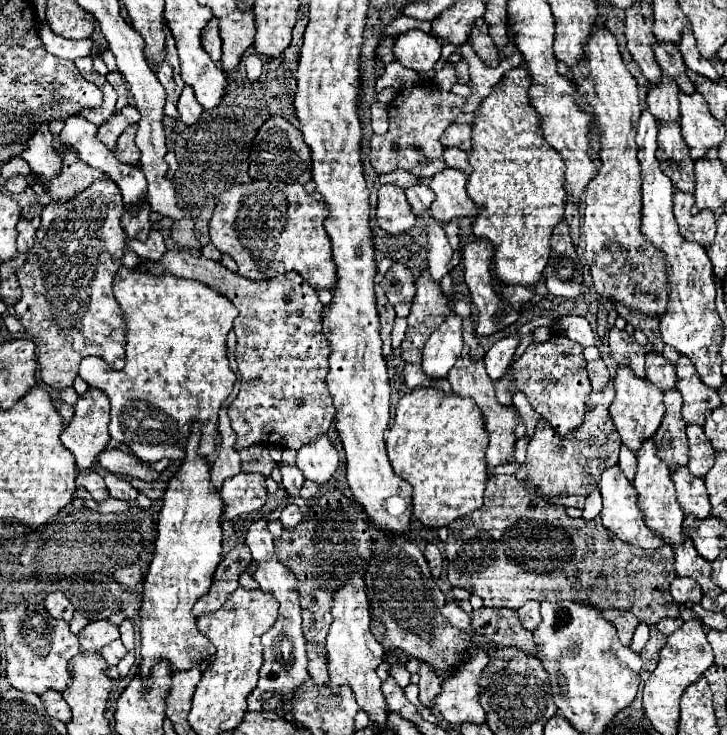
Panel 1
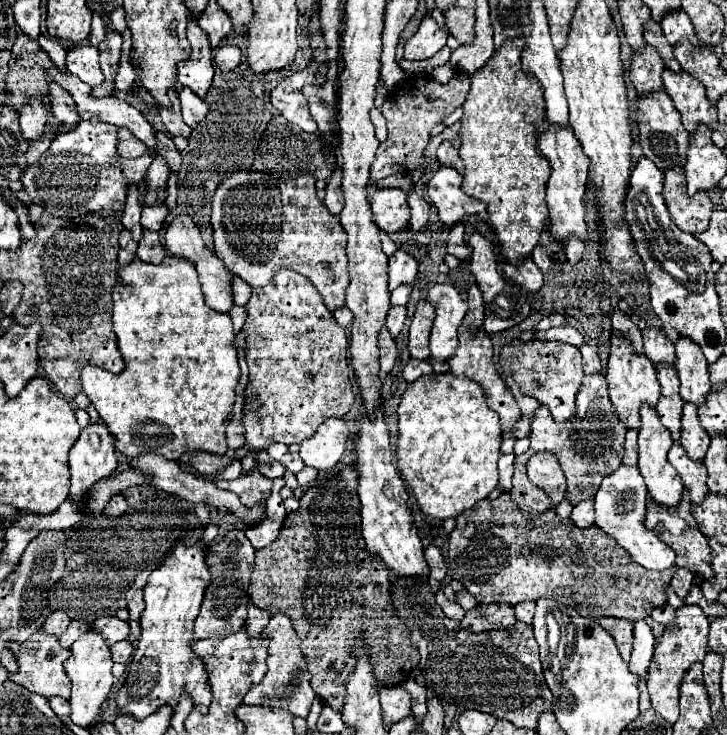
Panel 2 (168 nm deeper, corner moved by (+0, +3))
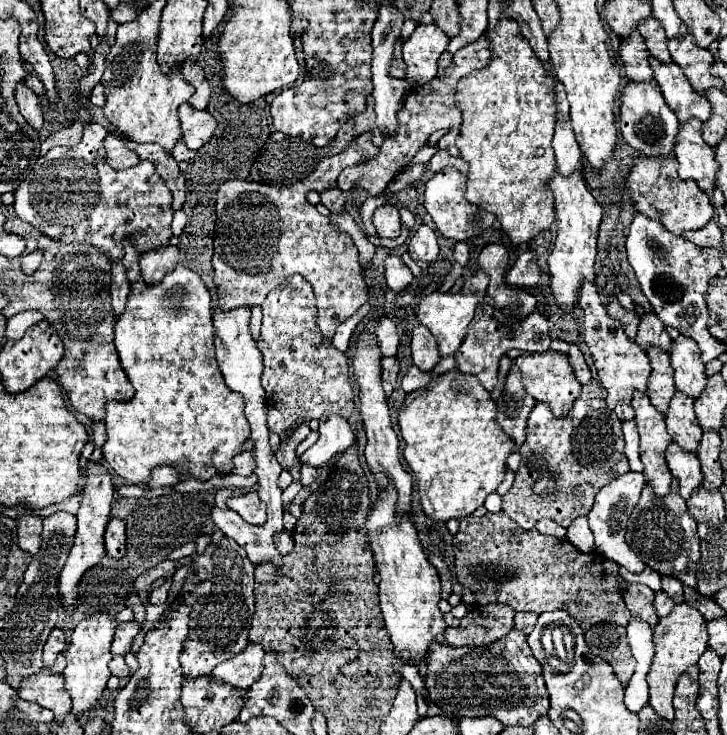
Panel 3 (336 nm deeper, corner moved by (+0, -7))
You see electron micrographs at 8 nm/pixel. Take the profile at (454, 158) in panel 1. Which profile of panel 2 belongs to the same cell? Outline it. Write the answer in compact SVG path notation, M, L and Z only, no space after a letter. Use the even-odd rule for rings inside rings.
M449 140L441 142L441 146L437 148L437 160L439 160L443 166L453 166L457 172L463 172L463 160L459 158L457 148L455 148Z

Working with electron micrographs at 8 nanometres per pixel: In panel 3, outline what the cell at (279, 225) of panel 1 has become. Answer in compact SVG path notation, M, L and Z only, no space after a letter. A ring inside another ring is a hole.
M363 132L345 152L323 158L323 162L295 186L259 186L259 182L241 178L219 184L215 196L217 224L213 268L223 310L241 304L261 304L287 276L301 274L311 282L317 296L317 324L327 340L333 338L335 328L367 302L367 286L359 268L359 252L351 236L331 226L329 218L319 214L305 196L309 190L323 192L327 186L333 186L343 168L355 166L363 158L373 158L377 152L379 146L373 144L373 132Z

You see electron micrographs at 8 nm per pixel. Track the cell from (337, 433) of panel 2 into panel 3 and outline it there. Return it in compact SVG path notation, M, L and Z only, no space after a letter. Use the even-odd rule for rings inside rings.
M325 416L319 424L319 440L307 448L299 460L301 464L323 468L327 462L343 454L349 446L355 444L355 434L347 420L341 416Z

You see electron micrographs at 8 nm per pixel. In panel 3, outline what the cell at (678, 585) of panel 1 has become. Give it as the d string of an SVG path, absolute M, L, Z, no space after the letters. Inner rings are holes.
M663 576L661 584L663 584L665 594L669 594L675 604L681 604L681 602L683 602L683 584L681 584L677 578L673 578L673 576Z

